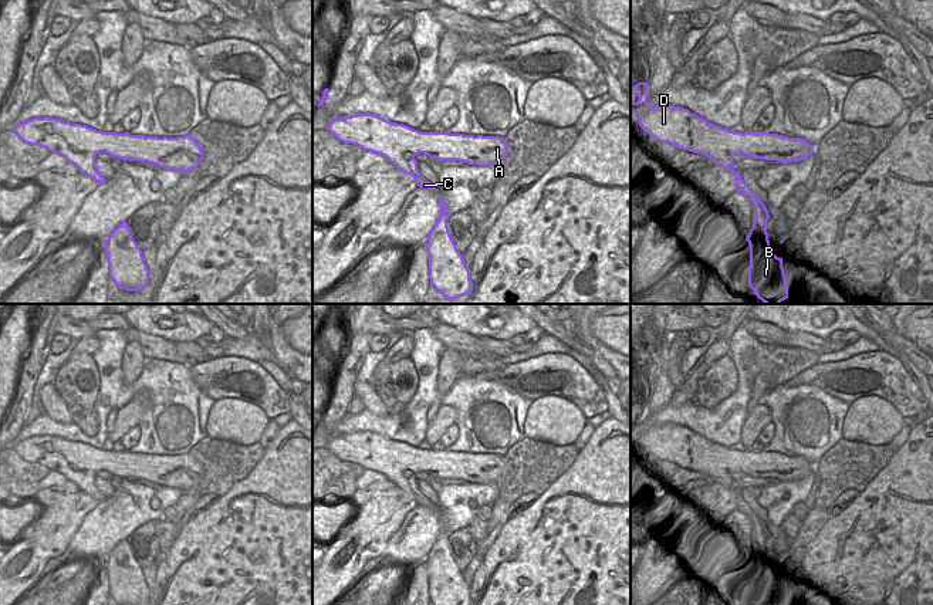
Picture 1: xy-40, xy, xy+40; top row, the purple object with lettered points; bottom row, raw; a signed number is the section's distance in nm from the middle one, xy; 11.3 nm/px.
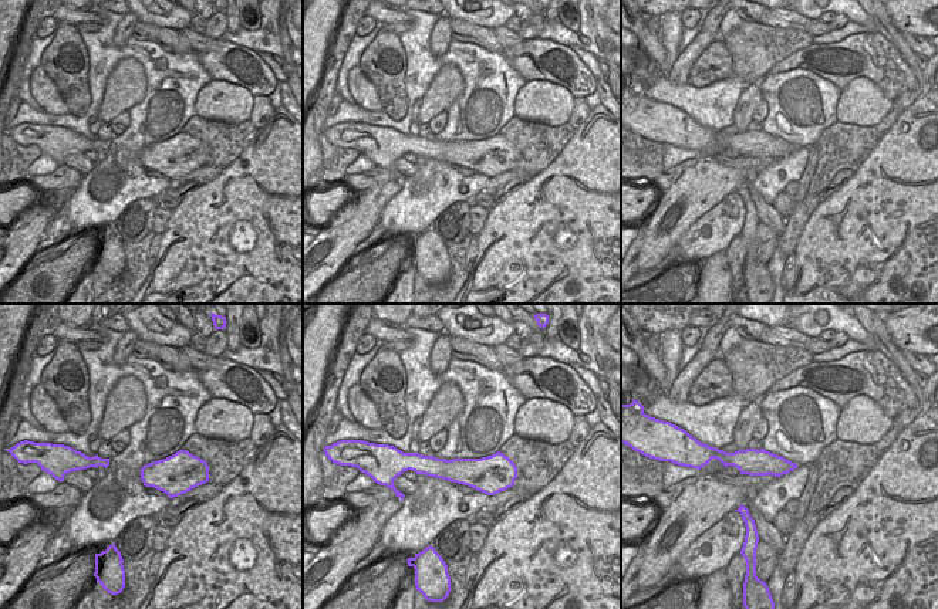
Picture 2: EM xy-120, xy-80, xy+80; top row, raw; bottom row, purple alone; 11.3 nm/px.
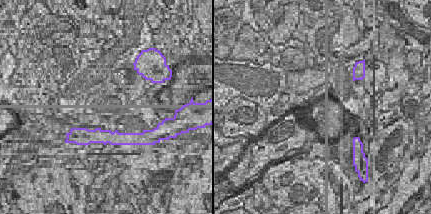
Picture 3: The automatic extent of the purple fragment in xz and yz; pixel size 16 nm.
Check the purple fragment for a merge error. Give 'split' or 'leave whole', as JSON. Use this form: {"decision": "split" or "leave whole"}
{"decision": "leave whole"}

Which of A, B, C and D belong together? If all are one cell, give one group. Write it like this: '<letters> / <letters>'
A B C D

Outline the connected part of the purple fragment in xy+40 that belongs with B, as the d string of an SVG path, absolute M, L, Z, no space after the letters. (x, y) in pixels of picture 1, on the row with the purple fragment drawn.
M638 82L631 88L631 95L638 95L639 99L631 99L631 115L639 115L639 126L652 138L663 143L670 143L679 149L700 153L721 166L724 170L736 173L737 192L748 196L754 205L754 223L747 236L750 246L750 267L748 267L748 287L754 291L758 300L764 304L780 304L788 298L787 278L782 267L782 257L777 257L770 246L767 233L768 210L761 199L747 186L741 179L740 172L734 170L733 156L743 153L751 159L777 160L780 163L800 162L814 153L814 146L801 138L788 138L770 132L734 132L721 128L706 119L697 116L686 108L675 105L652 107L648 102L648 82Z

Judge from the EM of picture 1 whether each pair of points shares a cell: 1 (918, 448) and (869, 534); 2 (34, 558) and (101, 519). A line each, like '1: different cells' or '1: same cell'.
1: same cell
2: different cells

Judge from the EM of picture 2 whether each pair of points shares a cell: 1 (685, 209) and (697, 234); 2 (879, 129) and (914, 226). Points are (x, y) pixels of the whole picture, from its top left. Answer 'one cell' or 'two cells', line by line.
1: two cells
2: two cells

